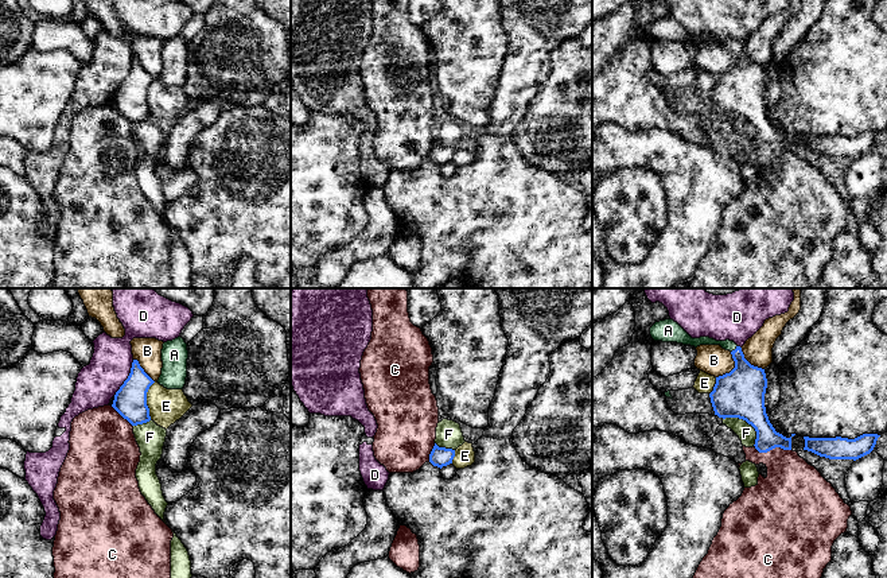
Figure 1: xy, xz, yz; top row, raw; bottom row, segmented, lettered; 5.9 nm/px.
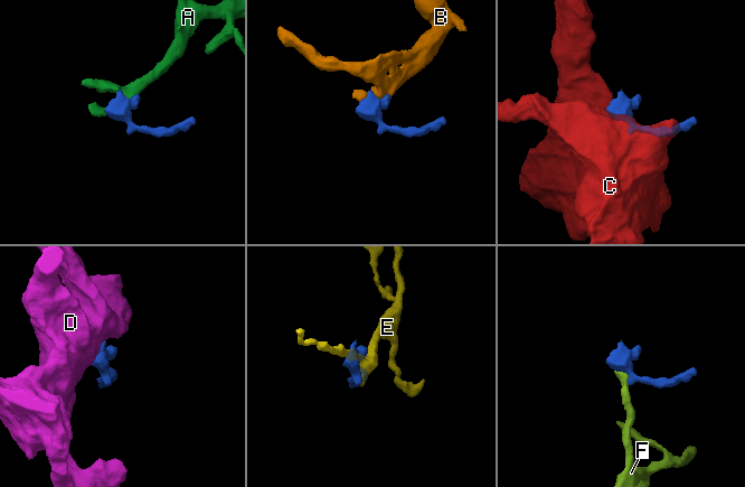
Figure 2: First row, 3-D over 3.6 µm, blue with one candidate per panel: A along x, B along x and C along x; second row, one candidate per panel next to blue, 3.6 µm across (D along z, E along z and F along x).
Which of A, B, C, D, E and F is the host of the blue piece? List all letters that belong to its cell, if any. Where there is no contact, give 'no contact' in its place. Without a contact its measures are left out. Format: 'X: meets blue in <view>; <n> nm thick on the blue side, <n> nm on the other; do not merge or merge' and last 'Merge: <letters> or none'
A: meets blue in yz; 260 nm thick on the blue side, 60 nm on the other; merge
B: meets blue in yz; 280 nm thick on the blue side, 180 nm on the other; do not merge
C: meets blue in yz; 140 nm thick on the blue side, 320 nm on the other; do not merge
D: meets blue in xy; 190 nm thick on the blue side, 240 nm on the other; do not merge
E: meets blue in xy; 190 nm thick on the blue side, 200 nm on the other; do not merge
F: meets blue in yz; 280 nm thick on the blue side, 110 nm on the other; do not merge
Merge: A

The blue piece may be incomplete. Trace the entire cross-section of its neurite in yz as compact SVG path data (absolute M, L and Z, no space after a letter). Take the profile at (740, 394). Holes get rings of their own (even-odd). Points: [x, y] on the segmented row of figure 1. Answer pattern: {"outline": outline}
{"outline": "M736 346L731 352L735 368L716 377L713 391L709 393L715 415L719 418L739 418L756 431L755 449L767 453L775 447L791 450L791 437L777 432L769 420L765 407L767 379L765 369L751 365Z"}

